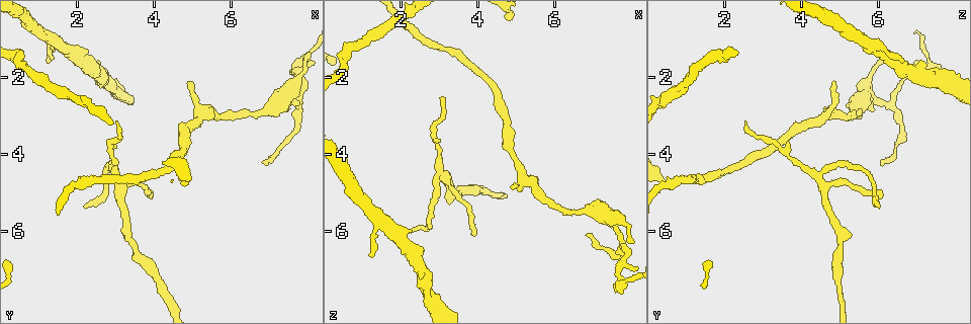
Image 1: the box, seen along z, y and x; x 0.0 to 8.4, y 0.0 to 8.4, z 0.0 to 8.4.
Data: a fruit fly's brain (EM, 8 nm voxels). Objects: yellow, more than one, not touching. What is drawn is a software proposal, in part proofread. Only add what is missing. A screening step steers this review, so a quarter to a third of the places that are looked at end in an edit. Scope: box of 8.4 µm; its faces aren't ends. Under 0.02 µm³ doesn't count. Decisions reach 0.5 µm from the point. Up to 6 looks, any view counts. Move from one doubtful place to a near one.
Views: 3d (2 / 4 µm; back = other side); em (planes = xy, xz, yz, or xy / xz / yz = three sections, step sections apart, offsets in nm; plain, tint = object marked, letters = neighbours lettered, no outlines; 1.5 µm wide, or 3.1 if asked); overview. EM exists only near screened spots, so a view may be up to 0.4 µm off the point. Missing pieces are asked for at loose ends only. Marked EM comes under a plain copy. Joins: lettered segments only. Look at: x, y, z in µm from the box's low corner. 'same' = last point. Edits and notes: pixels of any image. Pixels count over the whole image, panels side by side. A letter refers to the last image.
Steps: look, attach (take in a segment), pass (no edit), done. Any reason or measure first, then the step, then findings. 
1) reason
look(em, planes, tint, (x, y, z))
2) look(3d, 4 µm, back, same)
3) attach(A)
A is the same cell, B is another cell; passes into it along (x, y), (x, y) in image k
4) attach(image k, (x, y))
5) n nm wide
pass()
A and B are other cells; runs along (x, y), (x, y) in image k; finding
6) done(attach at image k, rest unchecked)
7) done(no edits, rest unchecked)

free end
look(em, planes, letters, (6.90, 4.30, 6.10))

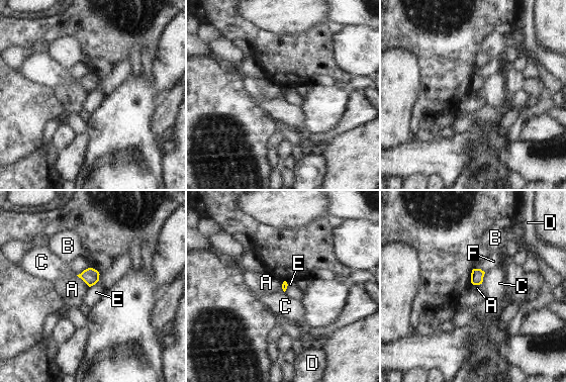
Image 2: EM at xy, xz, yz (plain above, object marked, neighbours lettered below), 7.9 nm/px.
A touches over 140 nm
pass()
A, B, C, D, E and F are other cells; border along (77, 275), (89, 287) in image 2; no lettered segment goes on from it

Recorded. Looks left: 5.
an open end
look(3d, 4 µm, back, (3.05, 3.15, 2.60))

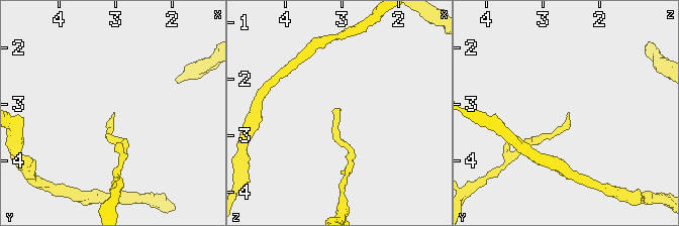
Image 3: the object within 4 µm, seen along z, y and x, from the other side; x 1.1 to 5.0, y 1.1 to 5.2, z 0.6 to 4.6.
look(em, xz, step 8, tint, (3.05, 3.10, 2.60))

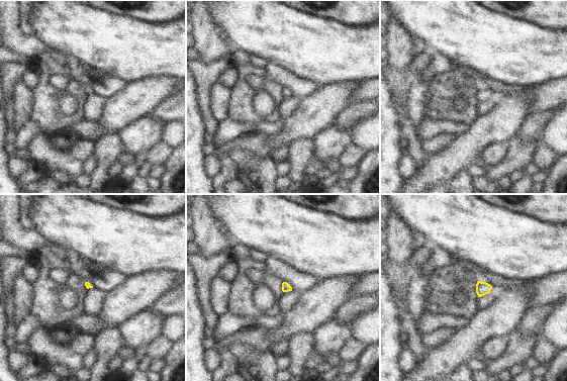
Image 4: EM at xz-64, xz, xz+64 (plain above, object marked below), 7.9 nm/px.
cut it another way
look(em, xy, step 8, letters, same)

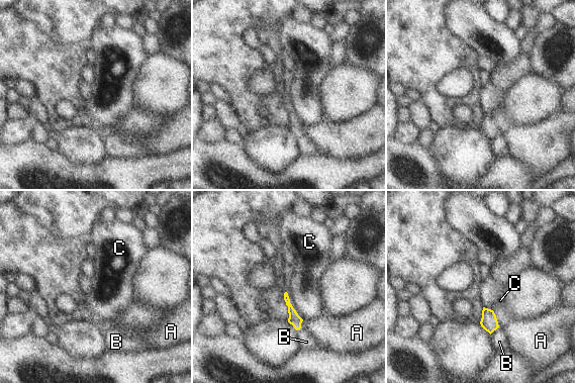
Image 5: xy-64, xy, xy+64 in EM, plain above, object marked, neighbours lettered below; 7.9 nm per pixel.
pass()
A, B and C are other cells; border along (285, 291), (292, 307), (303, 319) in image 5; no lettered segment goes on from it

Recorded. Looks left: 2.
thin end
look(3d, 2 µm, (1.20, 1.65, 6.70))

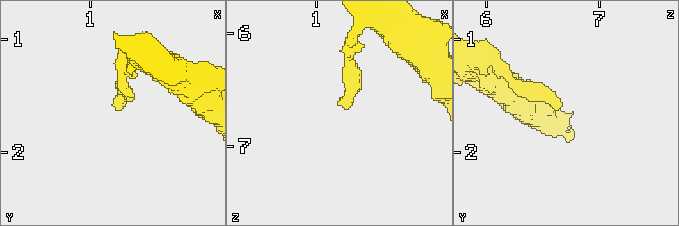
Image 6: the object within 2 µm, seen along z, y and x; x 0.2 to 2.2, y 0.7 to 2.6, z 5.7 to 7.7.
shape alone is not enough
look(em, planes, letters, (1.24, 1.60, 6.66))

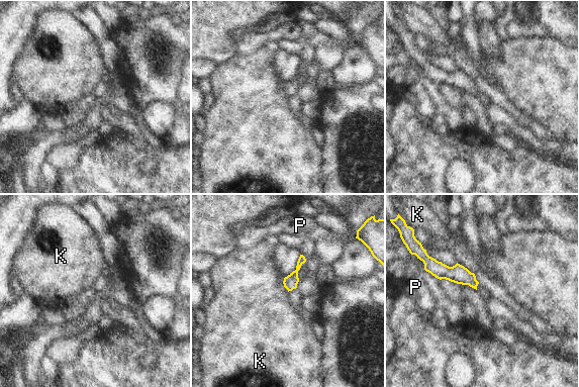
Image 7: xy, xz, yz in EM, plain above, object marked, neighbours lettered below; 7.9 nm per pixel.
100 nm wide
pass()
K and P are other cells; border along (283, 278), (283, 286), (288, 291) in image 7; no lettered segment goes on from it

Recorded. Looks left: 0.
done(no edits, rest unchecked)

